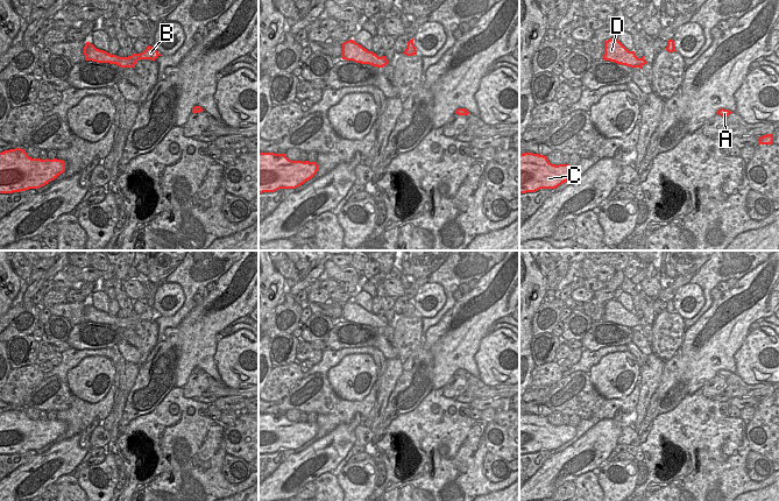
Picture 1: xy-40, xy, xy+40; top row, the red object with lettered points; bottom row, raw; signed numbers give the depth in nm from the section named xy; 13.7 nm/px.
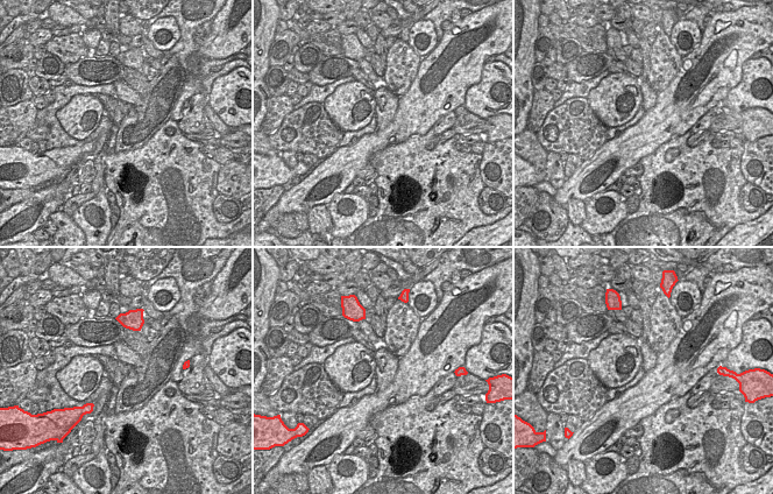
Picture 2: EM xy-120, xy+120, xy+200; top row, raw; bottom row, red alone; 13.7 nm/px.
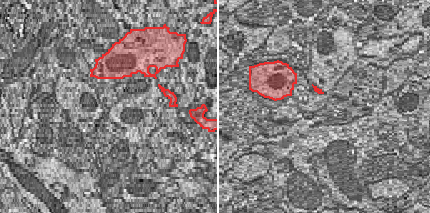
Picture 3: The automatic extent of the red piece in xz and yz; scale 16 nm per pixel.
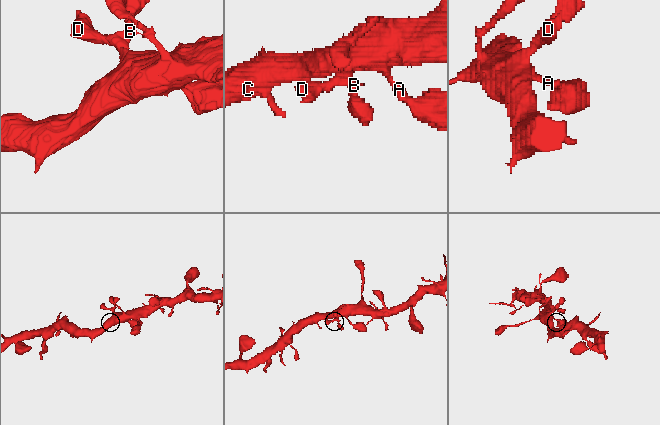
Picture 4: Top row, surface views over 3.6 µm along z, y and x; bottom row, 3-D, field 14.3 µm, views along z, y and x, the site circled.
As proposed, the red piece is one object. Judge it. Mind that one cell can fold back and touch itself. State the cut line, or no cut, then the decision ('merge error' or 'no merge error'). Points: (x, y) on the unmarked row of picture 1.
no cut | no merge error

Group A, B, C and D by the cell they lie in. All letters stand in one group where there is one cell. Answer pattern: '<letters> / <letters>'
A B C D

